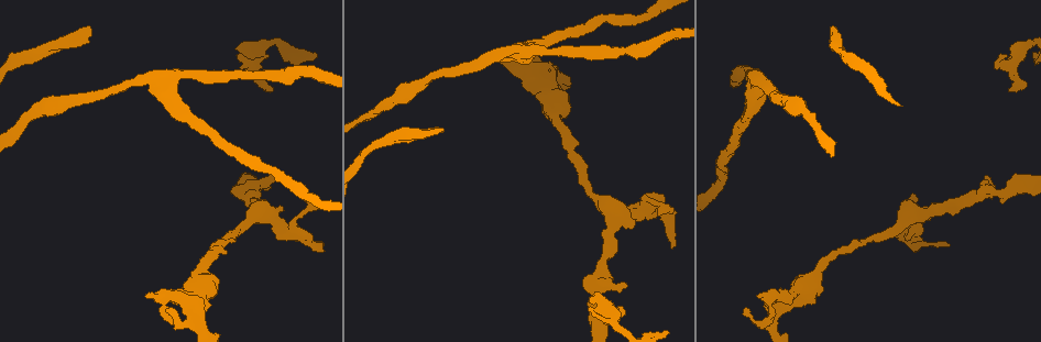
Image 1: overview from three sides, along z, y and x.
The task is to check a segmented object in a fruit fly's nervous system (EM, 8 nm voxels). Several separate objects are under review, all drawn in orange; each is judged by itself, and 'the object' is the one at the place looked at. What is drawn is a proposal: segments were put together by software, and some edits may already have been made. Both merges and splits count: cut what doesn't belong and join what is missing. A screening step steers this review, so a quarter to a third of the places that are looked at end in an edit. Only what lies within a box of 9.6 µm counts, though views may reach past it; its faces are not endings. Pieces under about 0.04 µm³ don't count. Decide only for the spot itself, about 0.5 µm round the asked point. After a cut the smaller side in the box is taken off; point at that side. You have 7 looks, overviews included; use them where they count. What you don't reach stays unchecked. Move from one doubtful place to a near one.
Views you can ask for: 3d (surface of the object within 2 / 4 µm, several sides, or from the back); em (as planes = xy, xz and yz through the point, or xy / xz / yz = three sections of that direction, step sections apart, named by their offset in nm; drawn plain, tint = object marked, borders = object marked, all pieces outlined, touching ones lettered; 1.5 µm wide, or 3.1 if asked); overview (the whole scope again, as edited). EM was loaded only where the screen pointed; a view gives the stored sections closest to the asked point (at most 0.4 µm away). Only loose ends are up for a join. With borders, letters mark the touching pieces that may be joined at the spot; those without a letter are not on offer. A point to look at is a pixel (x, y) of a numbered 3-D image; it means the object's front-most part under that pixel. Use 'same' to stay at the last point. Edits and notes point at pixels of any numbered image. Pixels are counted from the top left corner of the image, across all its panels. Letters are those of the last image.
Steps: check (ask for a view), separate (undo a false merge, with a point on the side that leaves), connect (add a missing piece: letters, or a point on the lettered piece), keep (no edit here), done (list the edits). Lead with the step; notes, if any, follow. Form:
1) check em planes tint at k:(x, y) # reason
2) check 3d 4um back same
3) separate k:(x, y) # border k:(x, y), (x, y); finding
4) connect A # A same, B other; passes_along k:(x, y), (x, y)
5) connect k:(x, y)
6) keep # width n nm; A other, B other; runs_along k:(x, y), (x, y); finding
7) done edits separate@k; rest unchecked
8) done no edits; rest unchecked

check 3d 4um at 1:(91, 29) # an open end

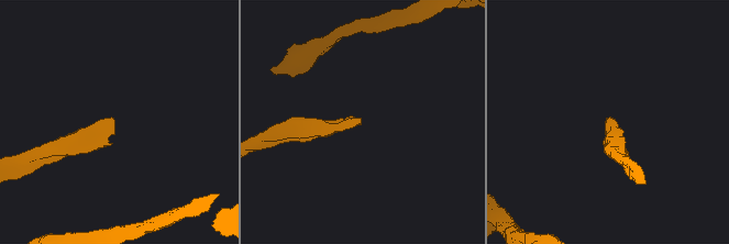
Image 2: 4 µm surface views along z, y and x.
check em xz step 4 borders at 2:(112, 120)

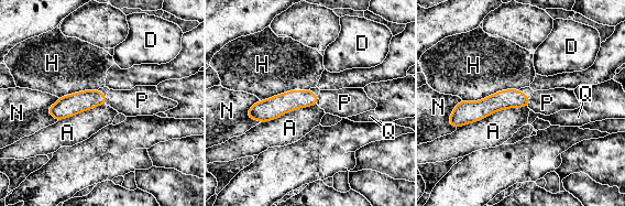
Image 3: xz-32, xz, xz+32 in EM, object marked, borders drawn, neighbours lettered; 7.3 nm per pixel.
connect P # A other, D other, H other, N other, P same, Q other; the neuron continues

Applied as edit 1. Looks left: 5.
check overview

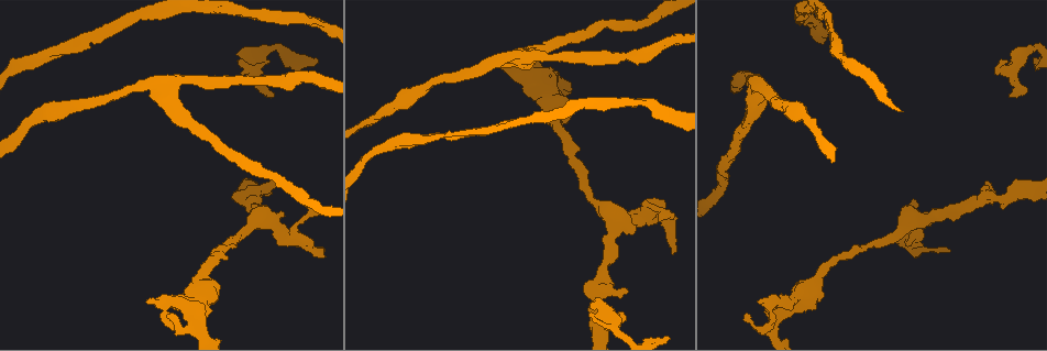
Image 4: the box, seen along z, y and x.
check em planes borders at 4:(588, 314) # free end

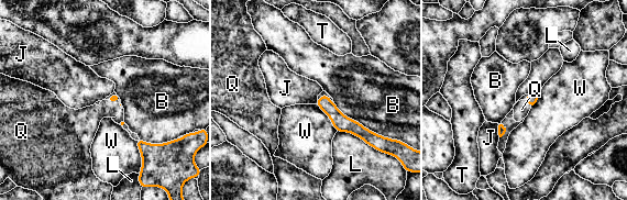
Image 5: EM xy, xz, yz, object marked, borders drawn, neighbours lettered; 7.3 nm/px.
connect Q # B other, J other, L other, Q same, T other, W other; it goes on there

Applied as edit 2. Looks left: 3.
check overview

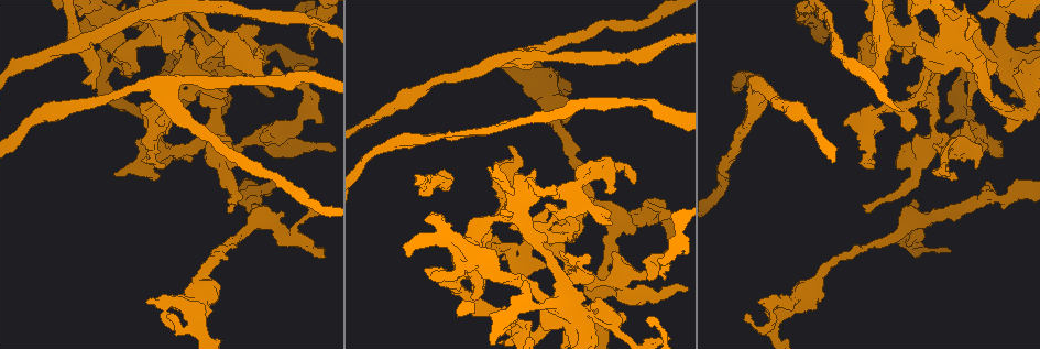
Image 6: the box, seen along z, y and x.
check 3d 4um at 6:(953, 133) # free end

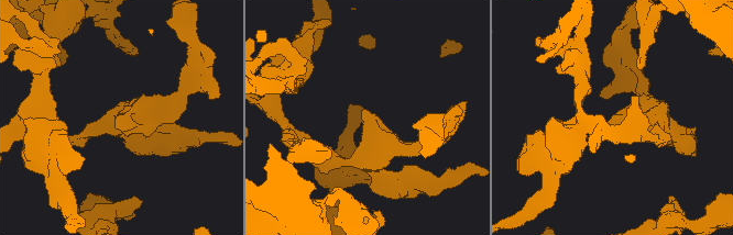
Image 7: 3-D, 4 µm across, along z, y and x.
check em planes borders at 7:(365, 110)

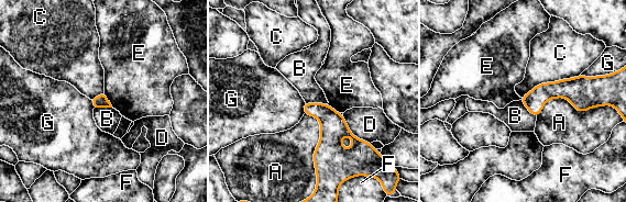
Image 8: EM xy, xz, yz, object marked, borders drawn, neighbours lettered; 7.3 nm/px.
keep # A other, B other, C other, D other, E other, F other, G other; border 8:(103, 92), (112, 107); no lettered piece goes on from it

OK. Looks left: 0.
done edits connect@3, connect@5; rest unchecked

